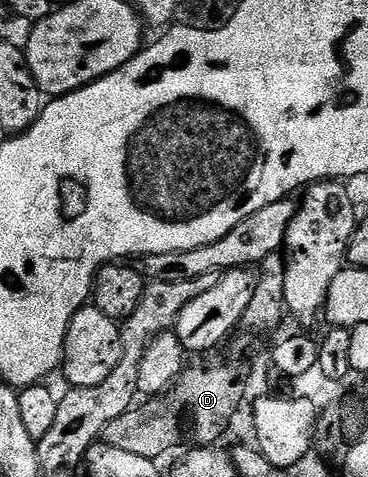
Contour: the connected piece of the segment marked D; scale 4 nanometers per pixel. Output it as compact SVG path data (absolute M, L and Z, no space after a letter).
M221 352L190 361L168 393L150 397L142 406L141 403L135 404L123 412L123 416L111 420L111 424L103 428L100 441L111 448L120 448L122 452L132 452L135 456L154 460L161 460L172 446L180 444L185 426L190 426L197 433L198 443L216 443L216 438L228 431L235 410L246 401L246 371L244 361L241 363L237 358L224 358Z

